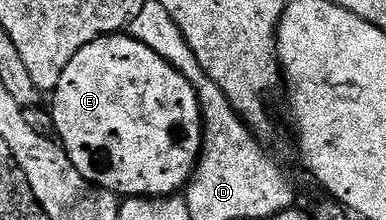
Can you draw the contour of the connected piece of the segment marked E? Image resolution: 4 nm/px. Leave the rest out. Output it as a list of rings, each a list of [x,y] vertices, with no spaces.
[[[129,34],[100,36],[93,40],[92,43],[84,46],[74,55],[72,62],[68,62],[68,66],[64,66],[64,74],[60,74],[60,82],[54,87],[52,99],[54,99],[52,115],[57,139],[66,149],[72,166],[76,166],[76,170],[80,170],[82,177],[89,180],[91,185],[106,188],[119,197],[129,198],[131,196],[172,196],[181,193],[190,183],[190,175],[193,174],[194,168],[198,164],[198,155],[202,152],[202,130],[204,127],[202,107],[192,82],[188,82],[188,78],[184,78],[184,74],[180,74],[180,70],[176,70],[160,54],[156,54],[156,50],[144,46],[144,42],[135,40]]]

